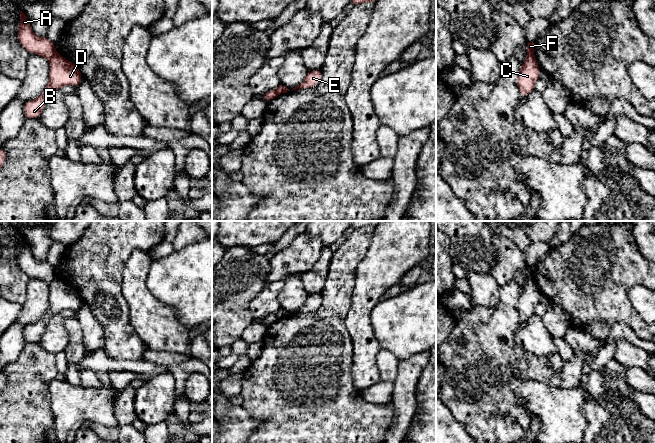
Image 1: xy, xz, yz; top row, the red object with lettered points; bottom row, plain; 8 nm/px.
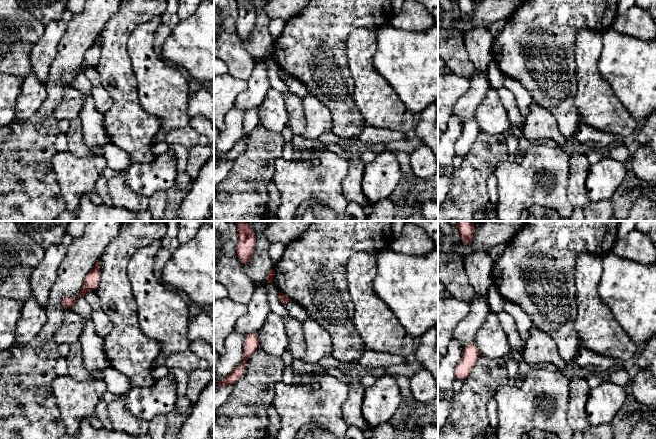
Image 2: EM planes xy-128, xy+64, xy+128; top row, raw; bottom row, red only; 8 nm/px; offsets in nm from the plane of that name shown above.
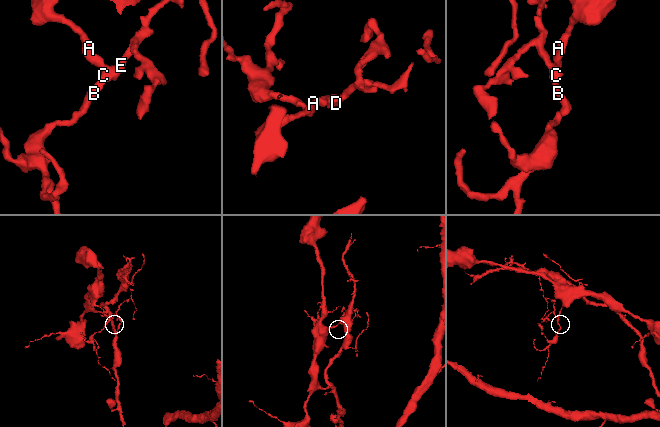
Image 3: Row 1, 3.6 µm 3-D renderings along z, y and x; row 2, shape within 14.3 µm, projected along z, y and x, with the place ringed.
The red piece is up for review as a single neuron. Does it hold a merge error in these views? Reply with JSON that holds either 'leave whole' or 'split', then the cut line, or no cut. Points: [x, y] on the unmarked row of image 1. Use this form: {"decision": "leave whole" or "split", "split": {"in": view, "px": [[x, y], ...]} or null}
{"decision": "split", "split": {"in": "yz", "px": [[527, 278], [534, 282]]}}

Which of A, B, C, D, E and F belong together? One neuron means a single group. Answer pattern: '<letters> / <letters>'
A F / B C D E

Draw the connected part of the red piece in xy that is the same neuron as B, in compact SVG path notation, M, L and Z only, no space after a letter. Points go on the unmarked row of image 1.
M56 277L50 284L49 307L44 316L39 321L24 328L26 344L40 342L49 318L66 309L78 311L82 305L79 291L70 284L66 285L62 279Z

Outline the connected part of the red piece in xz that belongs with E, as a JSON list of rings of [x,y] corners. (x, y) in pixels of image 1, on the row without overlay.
[[[321,293],[310,294],[308,295],[303,306],[300,309],[293,312],[292,314],[314,311],[321,305],[321,303],[322,303]]]

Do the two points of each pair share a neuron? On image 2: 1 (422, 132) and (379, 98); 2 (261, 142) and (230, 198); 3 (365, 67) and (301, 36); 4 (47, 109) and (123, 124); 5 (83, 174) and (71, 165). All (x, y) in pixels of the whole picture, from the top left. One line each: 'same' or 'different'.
1: different
2: same
3: different
4: different
5: same

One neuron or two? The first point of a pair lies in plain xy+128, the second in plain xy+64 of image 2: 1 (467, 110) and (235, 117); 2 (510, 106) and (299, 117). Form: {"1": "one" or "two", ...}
{"1": "two", "2": "one"}

